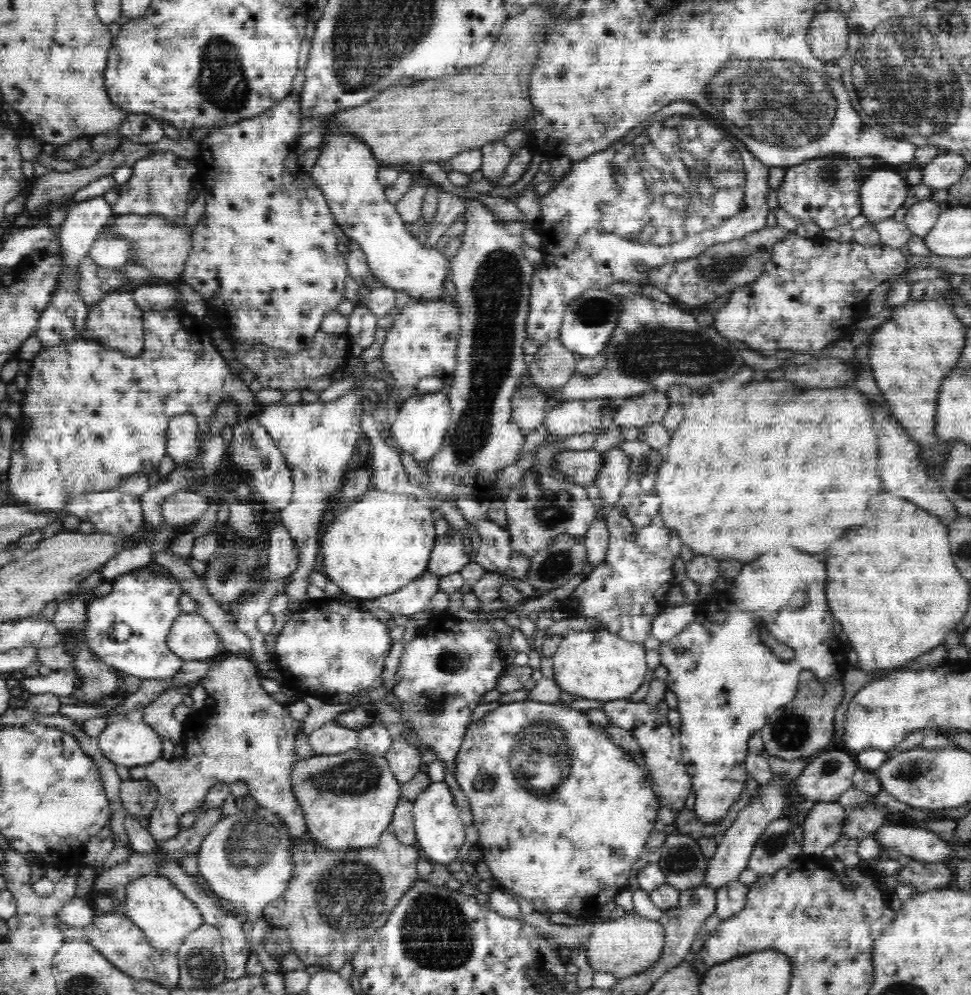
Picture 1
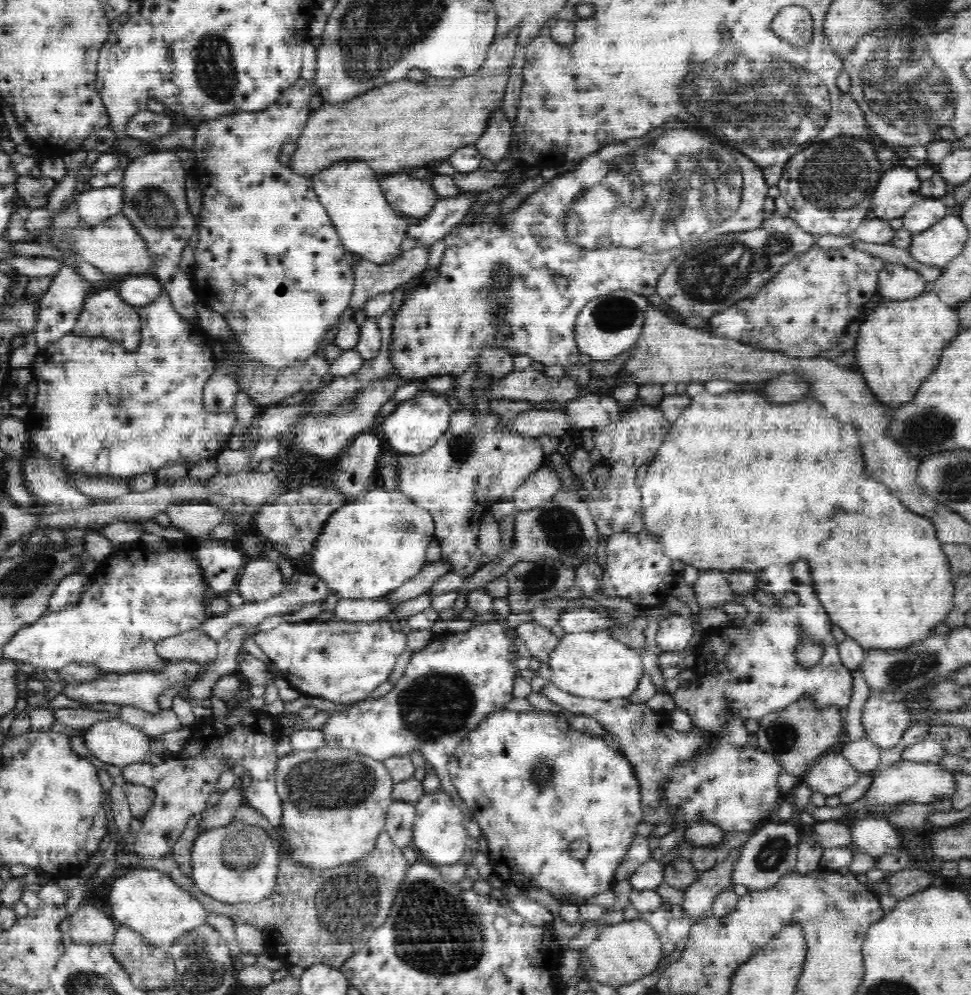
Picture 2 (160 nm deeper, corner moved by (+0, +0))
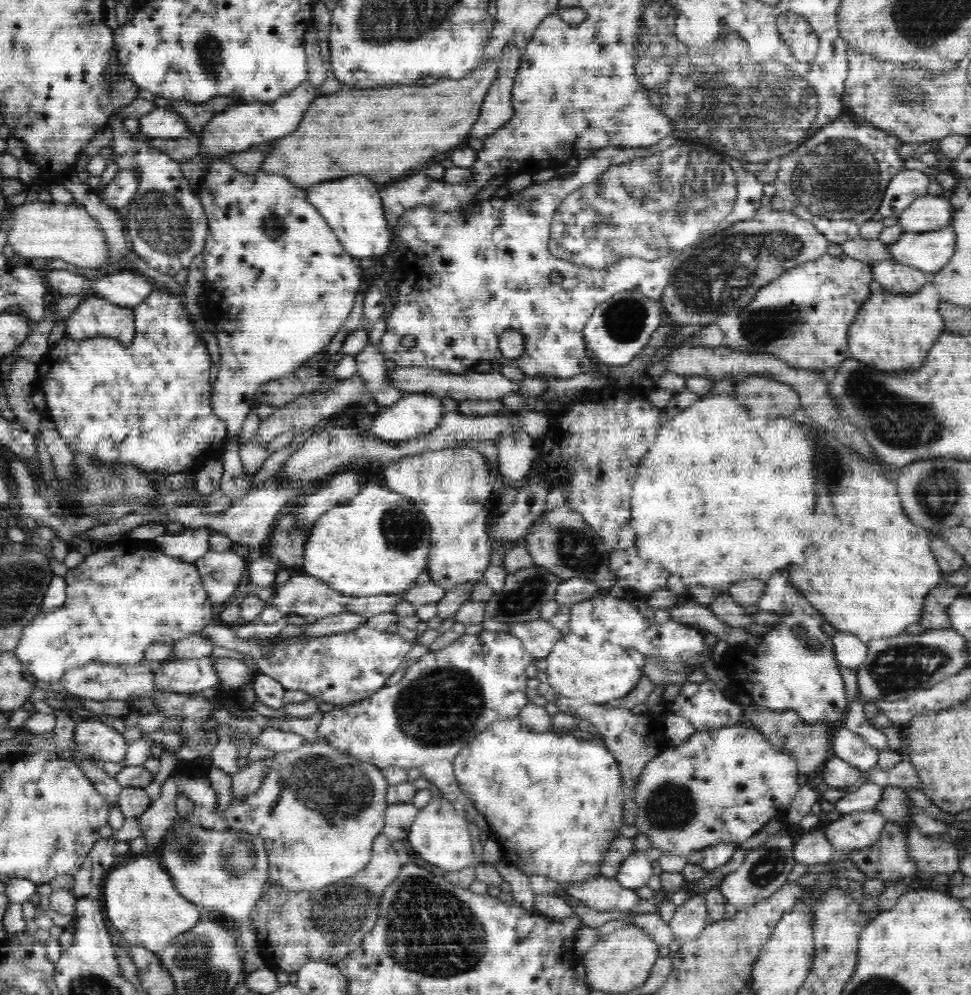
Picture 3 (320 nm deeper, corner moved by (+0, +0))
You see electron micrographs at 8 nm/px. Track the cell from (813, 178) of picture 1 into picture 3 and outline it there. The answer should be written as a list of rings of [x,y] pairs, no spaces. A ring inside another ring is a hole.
[[[849,111],[817,131],[807,142],[780,158],[773,184],[777,190],[776,195],[782,199],[784,210],[811,222],[828,241],[841,244],[859,236],[860,227],[864,222],[872,220],[878,212],[890,180],[905,169],[905,160],[898,153],[904,143],[898,136],[870,123],[854,123],[854,116]]]

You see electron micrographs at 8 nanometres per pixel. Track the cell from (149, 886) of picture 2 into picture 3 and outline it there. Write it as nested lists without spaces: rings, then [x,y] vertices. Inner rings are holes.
[[[140,853],[132,860],[116,864],[104,878],[102,894],[106,918],[108,918],[110,926],[114,926],[114,930],[121,934],[128,947],[142,946],[155,951],[157,954],[164,950],[164,947],[170,944],[179,934],[194,928],[201,917],[198,905],[190,902],[179,893],[171,875],[164,867],[160,866],[160,859],[154,854]]]

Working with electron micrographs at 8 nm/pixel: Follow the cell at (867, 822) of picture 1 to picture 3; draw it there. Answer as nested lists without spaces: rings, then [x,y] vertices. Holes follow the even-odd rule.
[[[822,828],[805,832],[793,849],[795,864],[804,866],[829,863],[837,858],[838,854],[838,851],[825,839]]]

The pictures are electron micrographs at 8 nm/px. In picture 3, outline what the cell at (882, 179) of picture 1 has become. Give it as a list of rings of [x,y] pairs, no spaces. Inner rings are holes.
[[[904,169],[896,174],[886,188],[878,212],[885,218],[898,218],[916,198],[928,194],[928,175],[918,170]]]

